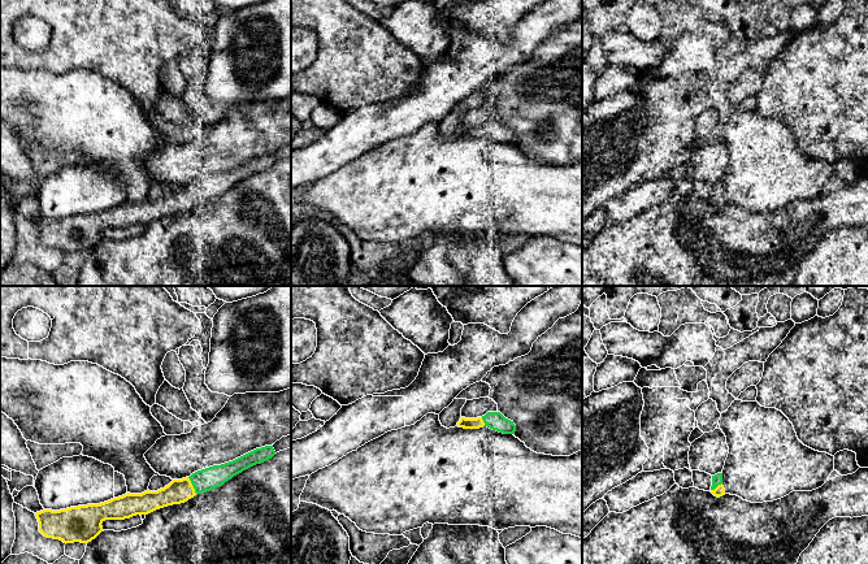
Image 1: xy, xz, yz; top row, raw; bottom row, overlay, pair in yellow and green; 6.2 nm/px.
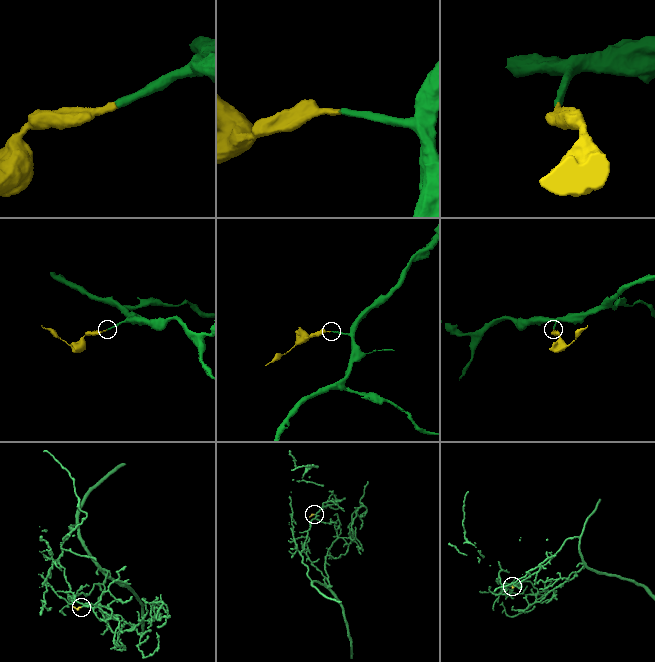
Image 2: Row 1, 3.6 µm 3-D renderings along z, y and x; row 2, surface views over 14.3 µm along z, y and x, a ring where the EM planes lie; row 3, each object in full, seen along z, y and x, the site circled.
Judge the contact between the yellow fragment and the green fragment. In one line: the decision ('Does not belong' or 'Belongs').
Belongs

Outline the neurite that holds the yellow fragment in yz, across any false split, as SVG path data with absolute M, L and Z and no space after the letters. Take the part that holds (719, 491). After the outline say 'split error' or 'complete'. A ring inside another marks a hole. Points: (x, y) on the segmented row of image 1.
M722 473L712 476L711 493L717 498L725 495L725 489L722 486Z | split error

